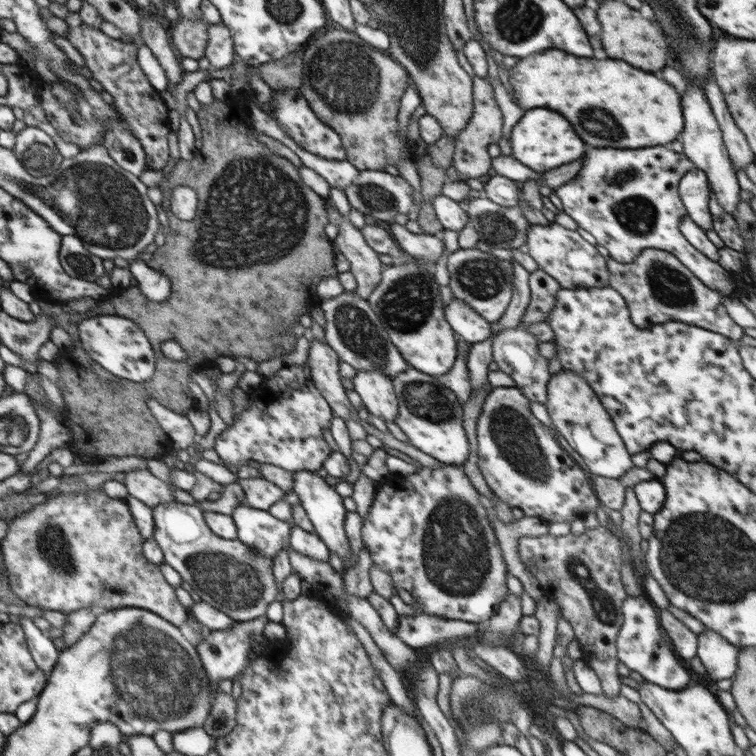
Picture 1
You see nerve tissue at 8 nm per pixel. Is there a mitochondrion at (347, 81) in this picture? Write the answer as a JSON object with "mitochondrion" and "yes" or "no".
{"mitochondrion":"yes"}

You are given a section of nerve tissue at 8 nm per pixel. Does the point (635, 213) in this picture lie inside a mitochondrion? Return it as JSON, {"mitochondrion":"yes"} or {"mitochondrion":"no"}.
{"mitochondrion":"yes"}

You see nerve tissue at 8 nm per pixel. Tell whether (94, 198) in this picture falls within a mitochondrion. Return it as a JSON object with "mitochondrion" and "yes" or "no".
{"mitochondrion":"yes"}

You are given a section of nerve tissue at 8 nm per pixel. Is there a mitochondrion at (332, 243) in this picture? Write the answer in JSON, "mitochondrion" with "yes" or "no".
{"mitochondrion":"no"}

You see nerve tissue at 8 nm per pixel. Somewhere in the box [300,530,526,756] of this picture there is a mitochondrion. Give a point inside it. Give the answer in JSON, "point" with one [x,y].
{"point":[479,711]}

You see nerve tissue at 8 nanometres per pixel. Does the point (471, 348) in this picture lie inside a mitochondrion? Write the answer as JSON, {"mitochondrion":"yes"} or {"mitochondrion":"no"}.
{"mitochondrion":"no"}

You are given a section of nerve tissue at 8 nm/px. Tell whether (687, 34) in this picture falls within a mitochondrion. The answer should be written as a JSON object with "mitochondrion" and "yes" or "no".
{"mitochondrion":"yes"}

